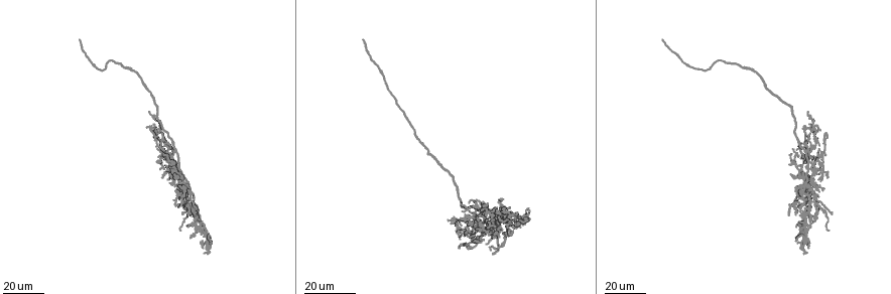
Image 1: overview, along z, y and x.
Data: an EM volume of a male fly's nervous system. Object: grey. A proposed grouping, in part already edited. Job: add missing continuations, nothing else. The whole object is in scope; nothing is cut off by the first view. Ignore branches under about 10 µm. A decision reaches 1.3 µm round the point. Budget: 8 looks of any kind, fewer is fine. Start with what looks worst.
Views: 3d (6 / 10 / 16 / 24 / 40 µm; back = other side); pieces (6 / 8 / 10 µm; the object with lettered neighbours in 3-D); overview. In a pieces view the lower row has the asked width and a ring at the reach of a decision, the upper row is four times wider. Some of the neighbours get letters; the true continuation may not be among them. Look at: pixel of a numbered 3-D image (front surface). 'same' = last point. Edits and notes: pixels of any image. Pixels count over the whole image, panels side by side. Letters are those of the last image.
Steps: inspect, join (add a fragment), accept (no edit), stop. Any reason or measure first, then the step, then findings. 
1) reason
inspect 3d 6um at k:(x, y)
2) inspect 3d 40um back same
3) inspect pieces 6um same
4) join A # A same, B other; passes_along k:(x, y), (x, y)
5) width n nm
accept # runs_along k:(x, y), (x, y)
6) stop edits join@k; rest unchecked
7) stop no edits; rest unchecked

thin end
inspect 3d 24um at 1:(789, 174)

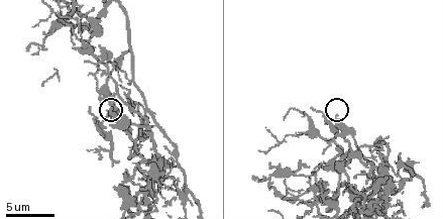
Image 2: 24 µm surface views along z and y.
inspect pieces 8um at 2:(336, 115)

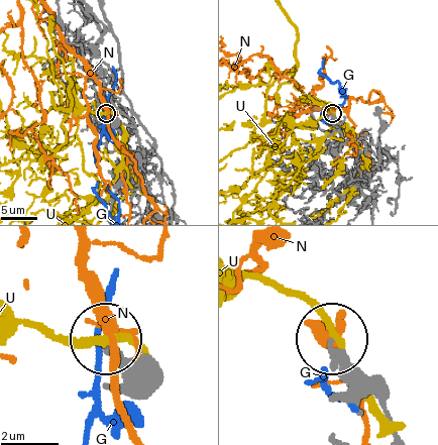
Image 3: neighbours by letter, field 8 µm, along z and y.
width 170 nm
accept # G other, N other, U other; no lettered fragment goes on from it

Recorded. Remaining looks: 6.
free end
inspect 3d 24um at 1:(363, 40)

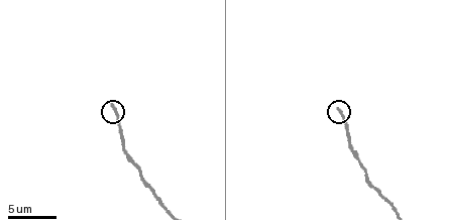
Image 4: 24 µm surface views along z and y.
inspect pieces 6um at 4:(113, 106)

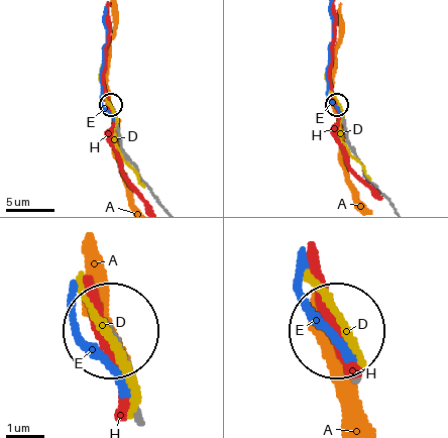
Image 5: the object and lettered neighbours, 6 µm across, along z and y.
accept # A other, D other, E other, H other; runs_along 5:(358, 375), (342, 334); none of them fits

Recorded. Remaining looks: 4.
inspect 3d 40um at 1:(832, 212)

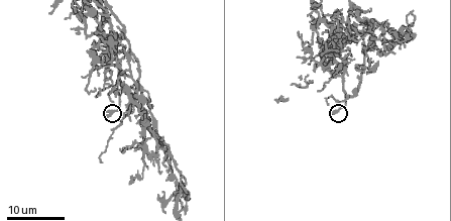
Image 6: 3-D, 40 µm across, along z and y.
inspect pieces 6um at 6:(332, 110)

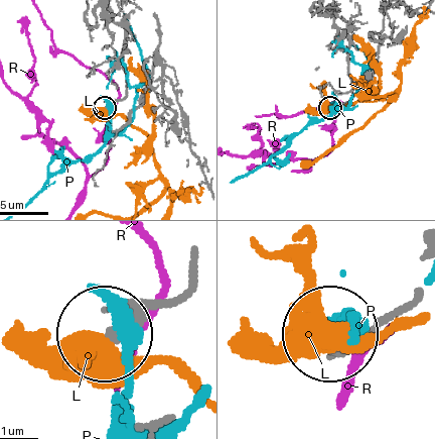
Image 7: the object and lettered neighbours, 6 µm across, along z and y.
accept # L other, P other, R other; runs_along 7:(193, 273), (113, 331); none of them fits

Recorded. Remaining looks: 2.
an open end
inspect 3d 16um at 6:(277, 99)

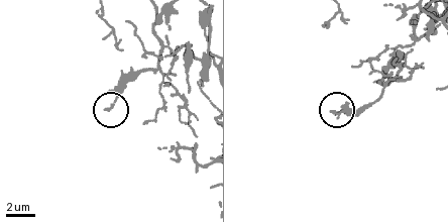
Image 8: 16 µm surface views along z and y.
see the neighbours
inspect pieces 8um at 8:(332, 111)

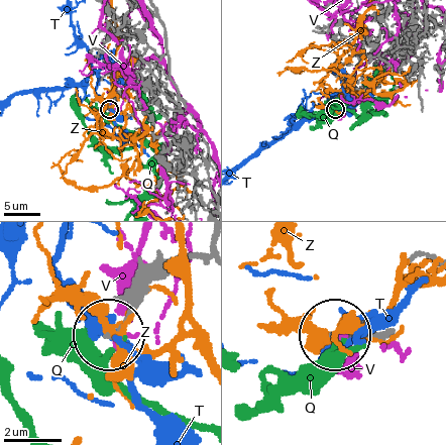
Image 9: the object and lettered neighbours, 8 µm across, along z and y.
width 160 nm
accept # Q other, T other, V other, Z other; runs_along 9:(204, 258), (162, 273), (107, 331); no lettered fragment goes on from it

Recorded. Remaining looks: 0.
stop no edits; rest unchecked

